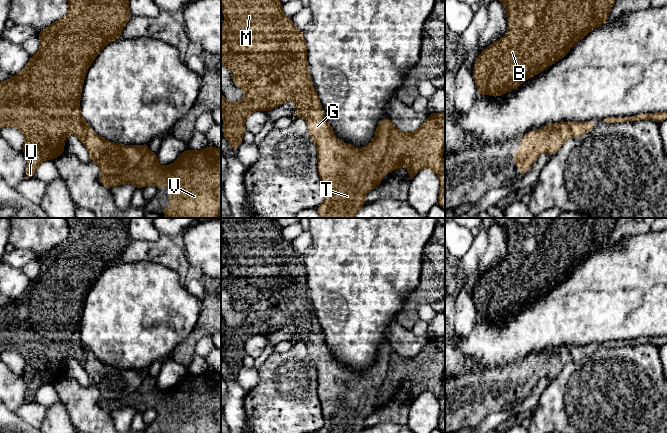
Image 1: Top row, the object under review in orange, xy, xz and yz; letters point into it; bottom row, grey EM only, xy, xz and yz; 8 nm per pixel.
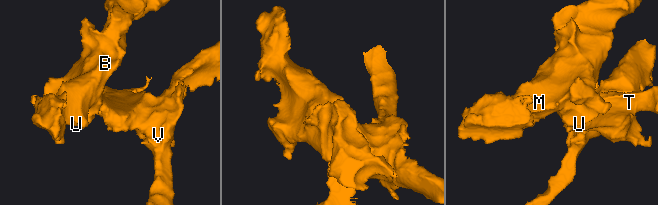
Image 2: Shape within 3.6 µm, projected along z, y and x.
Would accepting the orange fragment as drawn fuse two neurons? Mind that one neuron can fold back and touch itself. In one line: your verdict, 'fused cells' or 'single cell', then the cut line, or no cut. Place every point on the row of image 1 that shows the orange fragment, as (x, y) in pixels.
fused cells; cut in xz along (312, 86), (312, 106), (305, 118)

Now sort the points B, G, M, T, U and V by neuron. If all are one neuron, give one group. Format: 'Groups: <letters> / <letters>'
Groups: B M U / G T V

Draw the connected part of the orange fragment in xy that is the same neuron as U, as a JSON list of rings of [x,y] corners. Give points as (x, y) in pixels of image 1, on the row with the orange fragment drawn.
[[[68,0],[69,10],[68,13],[56,22],[51,24],[49,27],[40,31],[38,37],[40,40],[39,51],[30,58],[24,69],[12,76],[10,79],[0,82],[0,129],[3,126],[12,126],[18,128],[25,137],[23,145],[23,153],[26,155],[28,160],[28,167],[25,173],[26,178],[34,177],[37,167],[46,159],[55,160],[60,154],[65,152],[64,142],[66,136],[73,134],[78,137],[80,141],[85,140],[89,124],[82,118],[80,111],[80,97],[82,93],[82,87],[84,84],[84,77],[86,72],[98,53],[111,41],[118,40],[121,38],[121,33],[131,17],[129,11],[129,0]]]

